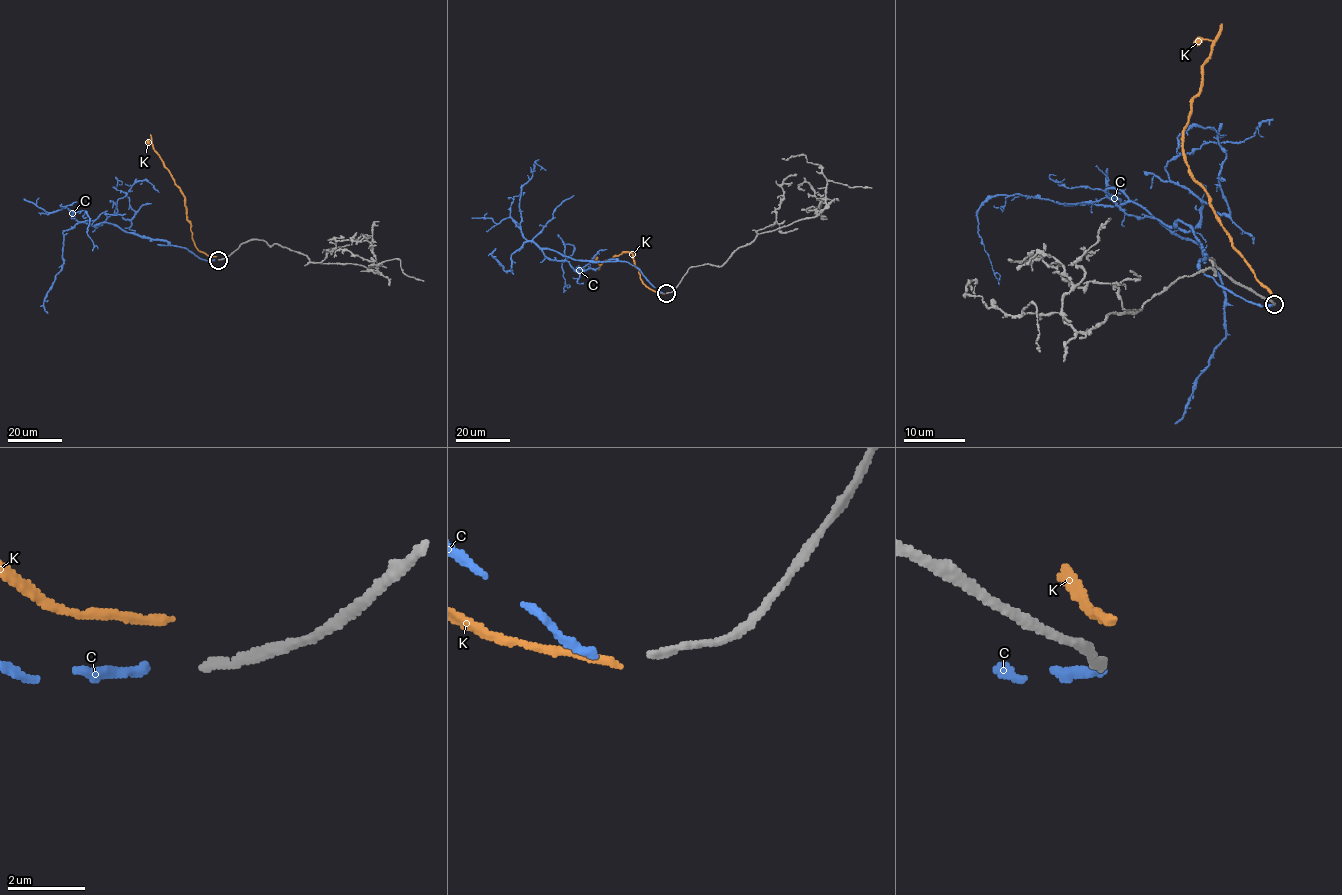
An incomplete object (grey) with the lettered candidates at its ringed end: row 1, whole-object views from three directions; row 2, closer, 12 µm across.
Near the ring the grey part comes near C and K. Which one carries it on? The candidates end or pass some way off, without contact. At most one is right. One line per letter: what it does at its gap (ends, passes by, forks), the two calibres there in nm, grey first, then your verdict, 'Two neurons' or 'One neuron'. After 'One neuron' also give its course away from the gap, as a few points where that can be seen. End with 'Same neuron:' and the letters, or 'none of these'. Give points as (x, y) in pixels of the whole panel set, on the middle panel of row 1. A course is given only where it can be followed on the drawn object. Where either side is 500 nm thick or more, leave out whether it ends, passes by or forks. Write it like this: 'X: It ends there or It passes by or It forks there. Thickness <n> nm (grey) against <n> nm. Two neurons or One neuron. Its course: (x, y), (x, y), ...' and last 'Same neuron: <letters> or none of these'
C: It ends there. Thickness 170 nm (grey) against 240 nm. One neuron. Its course: (662, 293), (626, 261), (575, 260), (526, 239), (520, 228), (522, 187), (531, 177), (536, 160), (540, 170)
K: It ends there. Thickness 170 nm (grey) against 240 nm. Two neurons
Same neuron: C

